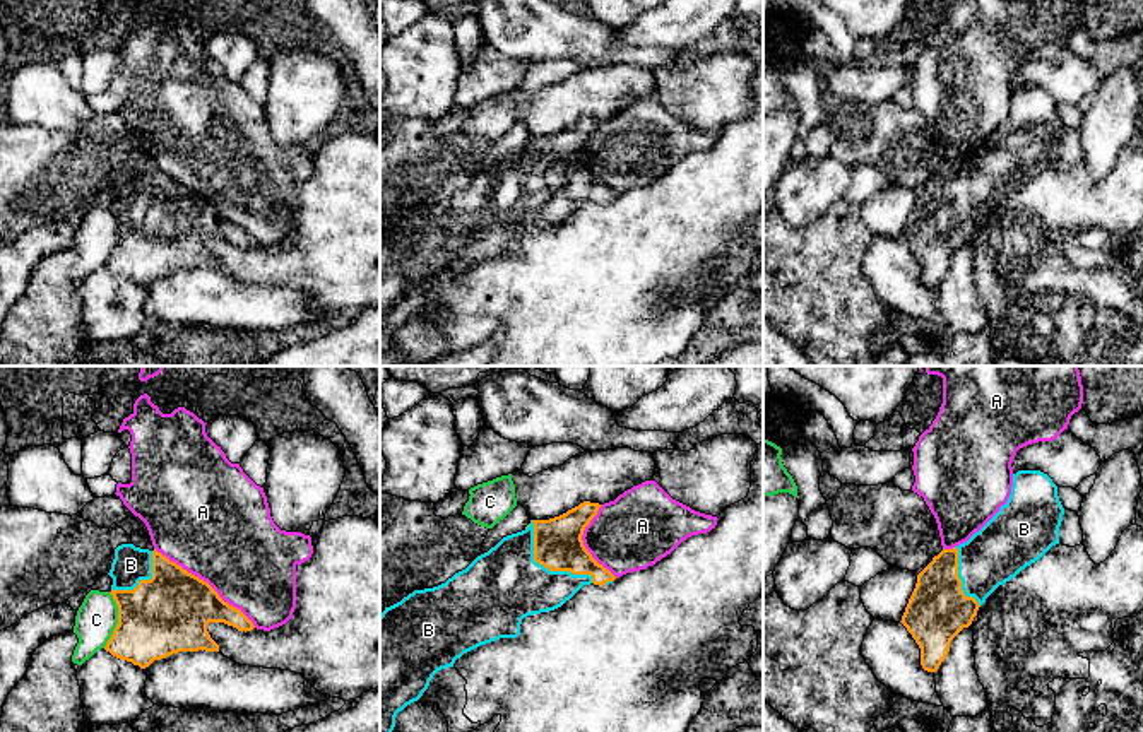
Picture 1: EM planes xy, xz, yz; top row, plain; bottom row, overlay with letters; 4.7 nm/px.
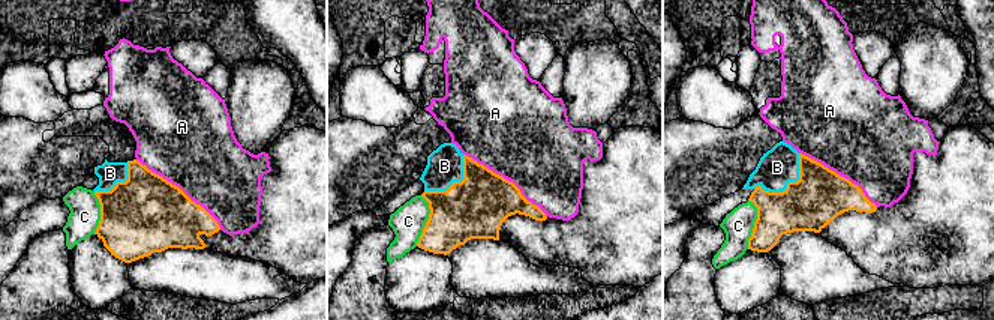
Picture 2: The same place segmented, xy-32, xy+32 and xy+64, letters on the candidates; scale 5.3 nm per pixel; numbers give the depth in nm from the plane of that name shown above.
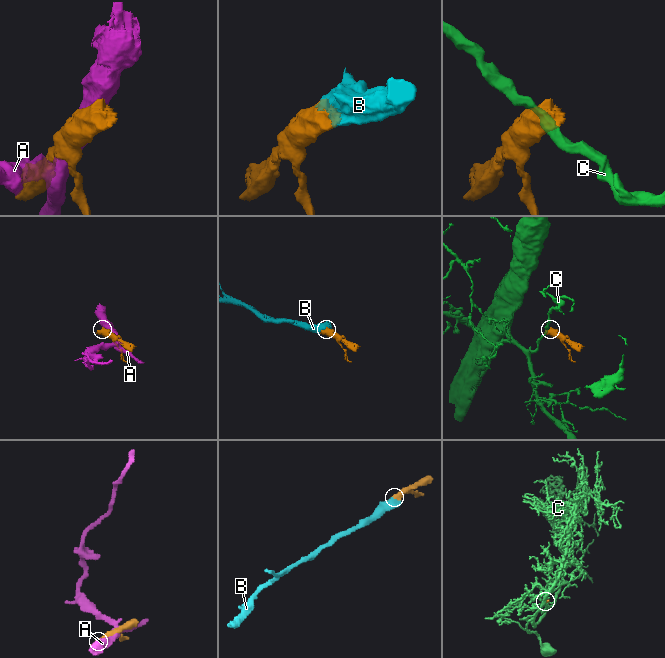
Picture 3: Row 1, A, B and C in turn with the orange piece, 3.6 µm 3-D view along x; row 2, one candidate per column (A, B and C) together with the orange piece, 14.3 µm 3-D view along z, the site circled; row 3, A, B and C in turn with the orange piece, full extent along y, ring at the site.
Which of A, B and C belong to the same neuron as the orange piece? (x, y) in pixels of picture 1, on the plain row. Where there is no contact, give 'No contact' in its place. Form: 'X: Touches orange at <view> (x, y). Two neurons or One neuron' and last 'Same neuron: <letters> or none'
A: Touches orange at xy (206, 199). Two neurons
B: Touches orange at xz (546, 183). One neuron
C: Touches orange at xy (118, 236). Two neurons
Same neuron: B

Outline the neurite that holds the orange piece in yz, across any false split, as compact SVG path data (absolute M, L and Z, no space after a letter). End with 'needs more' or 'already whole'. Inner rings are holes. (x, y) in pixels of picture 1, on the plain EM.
M1018 87L1013 91L1011 111L999 128L967 159L943 166L917 192L900 239L919 262L924 287L936 289L939 286L951 257L972 241L979 224L999 202L1015 195L1059 161L1063 132L1064 125L1052 96L1040 87Z; needs more

